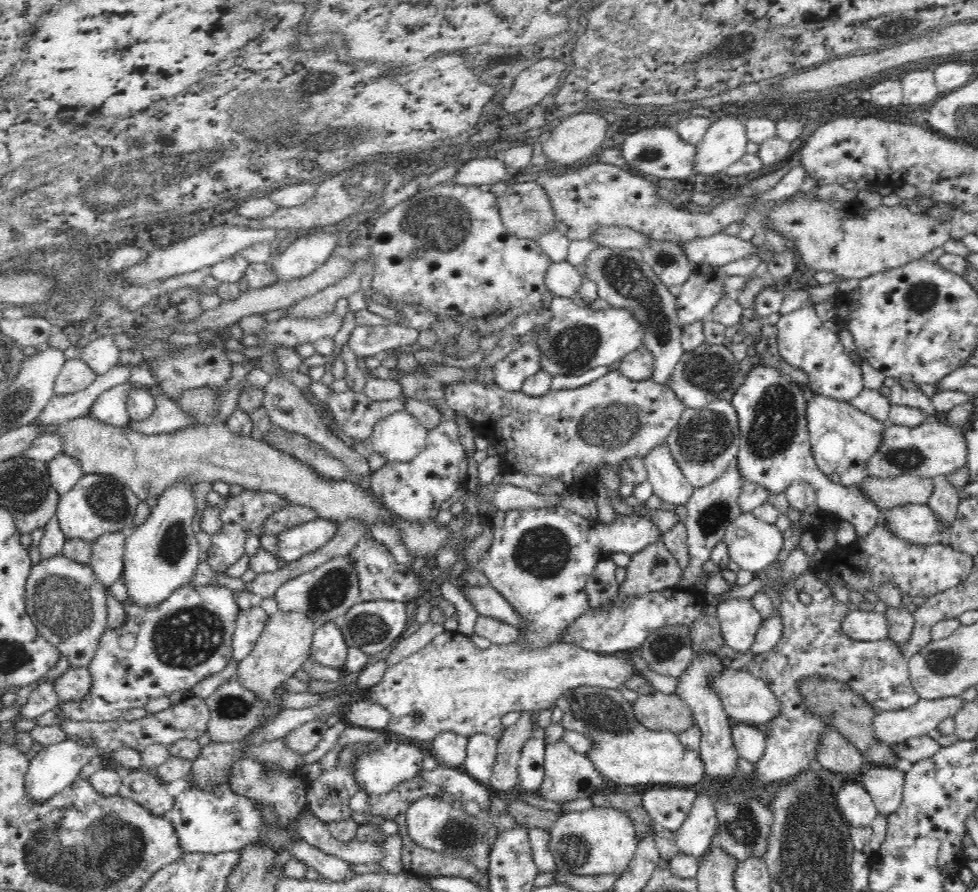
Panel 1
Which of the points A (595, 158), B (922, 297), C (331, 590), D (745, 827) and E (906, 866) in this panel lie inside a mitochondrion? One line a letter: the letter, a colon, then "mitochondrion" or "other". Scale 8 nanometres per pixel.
A: other
B: mitochondrion
C: mitochondrion
D: mitochondrion
E: other

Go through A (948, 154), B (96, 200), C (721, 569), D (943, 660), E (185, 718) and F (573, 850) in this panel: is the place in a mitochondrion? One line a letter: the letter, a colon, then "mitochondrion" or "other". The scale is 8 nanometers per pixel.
A: other
B: mitochondrion
C: other
D: mitochondrion
E: other
F: mitochondrion

